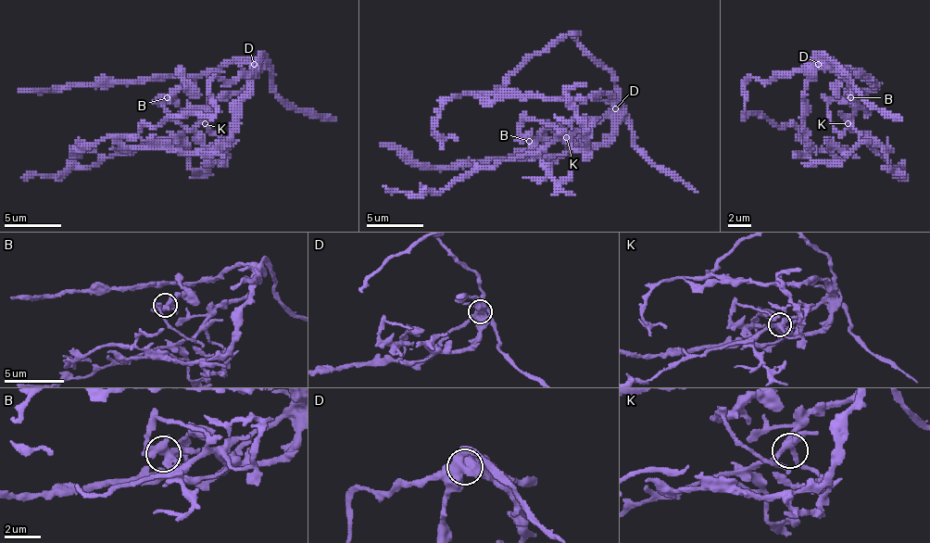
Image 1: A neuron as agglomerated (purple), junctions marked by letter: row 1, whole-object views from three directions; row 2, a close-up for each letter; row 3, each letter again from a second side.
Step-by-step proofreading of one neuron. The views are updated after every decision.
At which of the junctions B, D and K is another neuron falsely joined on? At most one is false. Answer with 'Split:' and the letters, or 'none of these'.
Split: D

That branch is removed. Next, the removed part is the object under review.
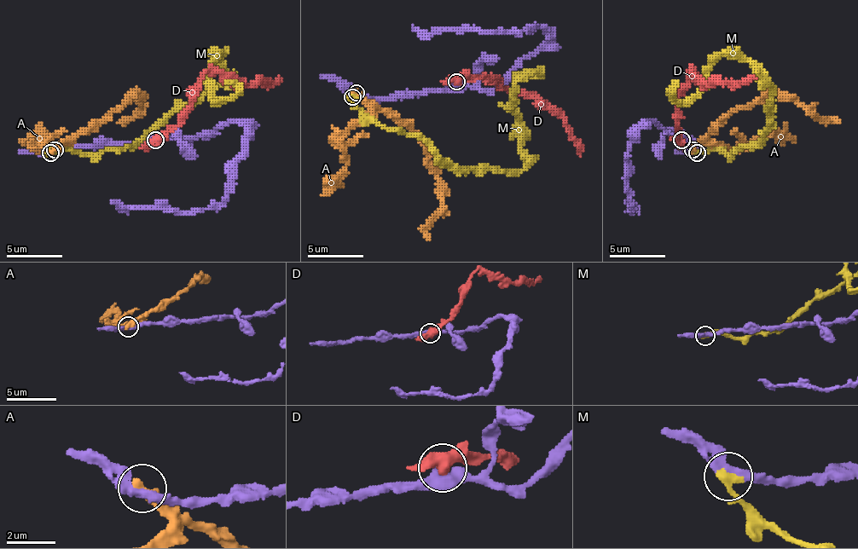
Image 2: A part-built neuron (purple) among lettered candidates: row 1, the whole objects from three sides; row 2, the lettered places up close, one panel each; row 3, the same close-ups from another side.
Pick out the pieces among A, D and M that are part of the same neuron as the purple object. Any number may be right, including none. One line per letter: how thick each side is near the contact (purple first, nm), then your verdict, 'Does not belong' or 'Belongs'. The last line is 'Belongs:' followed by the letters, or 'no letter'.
A: Thickness 360 nm (purple) against 400 nm. Does not belong
D: Thickness 440 nm (purple) against 500 nm. Does not belong
M: Thickness 360 nm (purple) against 300 nm. Belongs
Belongs: M

